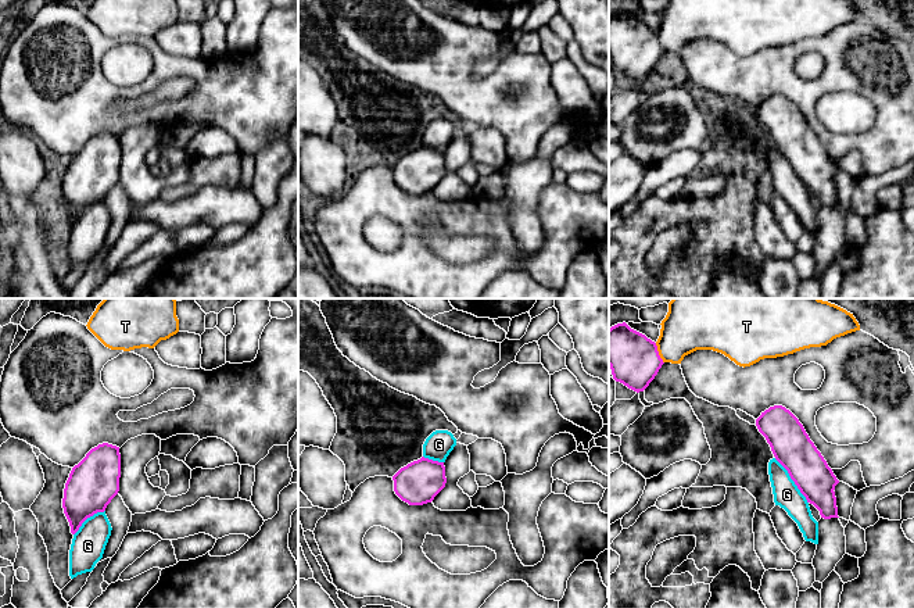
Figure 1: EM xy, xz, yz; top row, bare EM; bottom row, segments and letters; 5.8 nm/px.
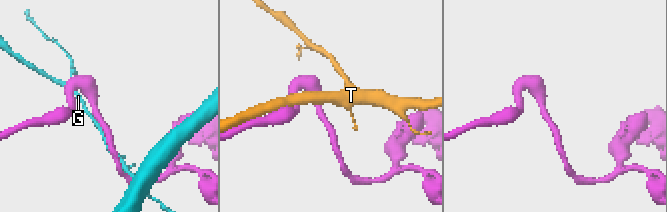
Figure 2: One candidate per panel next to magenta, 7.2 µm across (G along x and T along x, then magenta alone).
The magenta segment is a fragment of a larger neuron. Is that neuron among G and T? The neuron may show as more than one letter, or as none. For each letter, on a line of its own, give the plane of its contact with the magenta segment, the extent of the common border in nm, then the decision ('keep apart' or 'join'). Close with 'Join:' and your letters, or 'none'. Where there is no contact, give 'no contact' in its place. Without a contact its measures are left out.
G: meets magenta in yz; contact 320 nm long; keep apart
T: meets magenta in yz; contact 130 nm long; keep apart
Join: none

